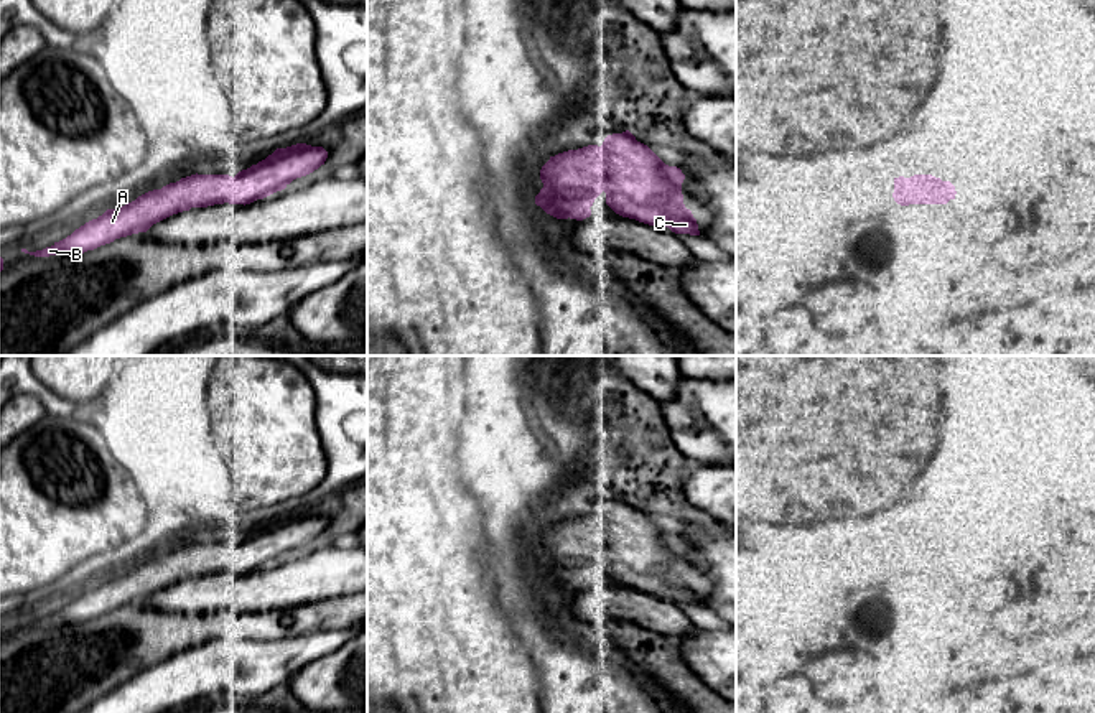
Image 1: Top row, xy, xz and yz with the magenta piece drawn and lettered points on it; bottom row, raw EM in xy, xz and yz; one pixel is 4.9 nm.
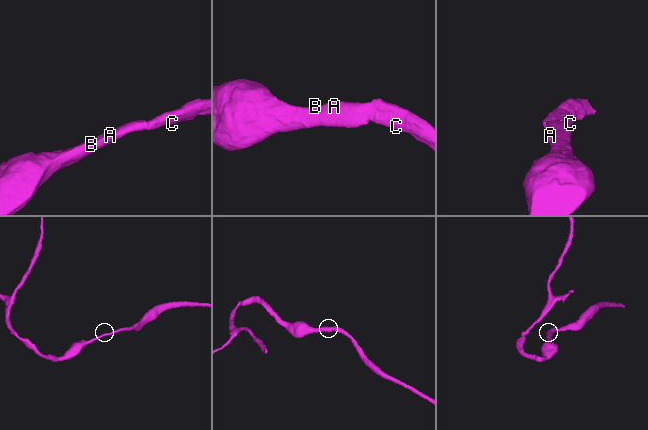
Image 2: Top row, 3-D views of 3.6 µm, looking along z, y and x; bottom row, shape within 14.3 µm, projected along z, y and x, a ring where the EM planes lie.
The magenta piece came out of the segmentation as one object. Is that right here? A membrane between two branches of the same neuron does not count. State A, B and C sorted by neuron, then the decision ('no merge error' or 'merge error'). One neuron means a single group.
A B C; no merge error

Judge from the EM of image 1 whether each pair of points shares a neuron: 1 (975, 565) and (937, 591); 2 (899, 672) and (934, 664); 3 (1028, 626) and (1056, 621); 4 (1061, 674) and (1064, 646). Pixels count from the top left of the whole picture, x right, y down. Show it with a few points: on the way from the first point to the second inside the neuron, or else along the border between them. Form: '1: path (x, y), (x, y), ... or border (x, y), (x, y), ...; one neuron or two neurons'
1: border (972, 578), (978, 582); two neurons
2: path (908, 669), (926, 669); one neuron
3: border (1043, 605), (1048, 629); two neurons
4: border (1061, 659), (1077, 661); two neurons

